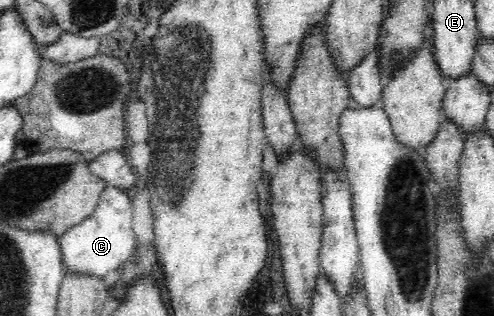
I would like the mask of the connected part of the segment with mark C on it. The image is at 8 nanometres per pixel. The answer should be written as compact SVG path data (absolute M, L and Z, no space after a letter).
M107 186L99 197L96 210L88 218L66 229L62 236L59 236L59 241L66 270L77 274L95 274L102 278L132 256L136 235L134 206L128 190L124 187Z

